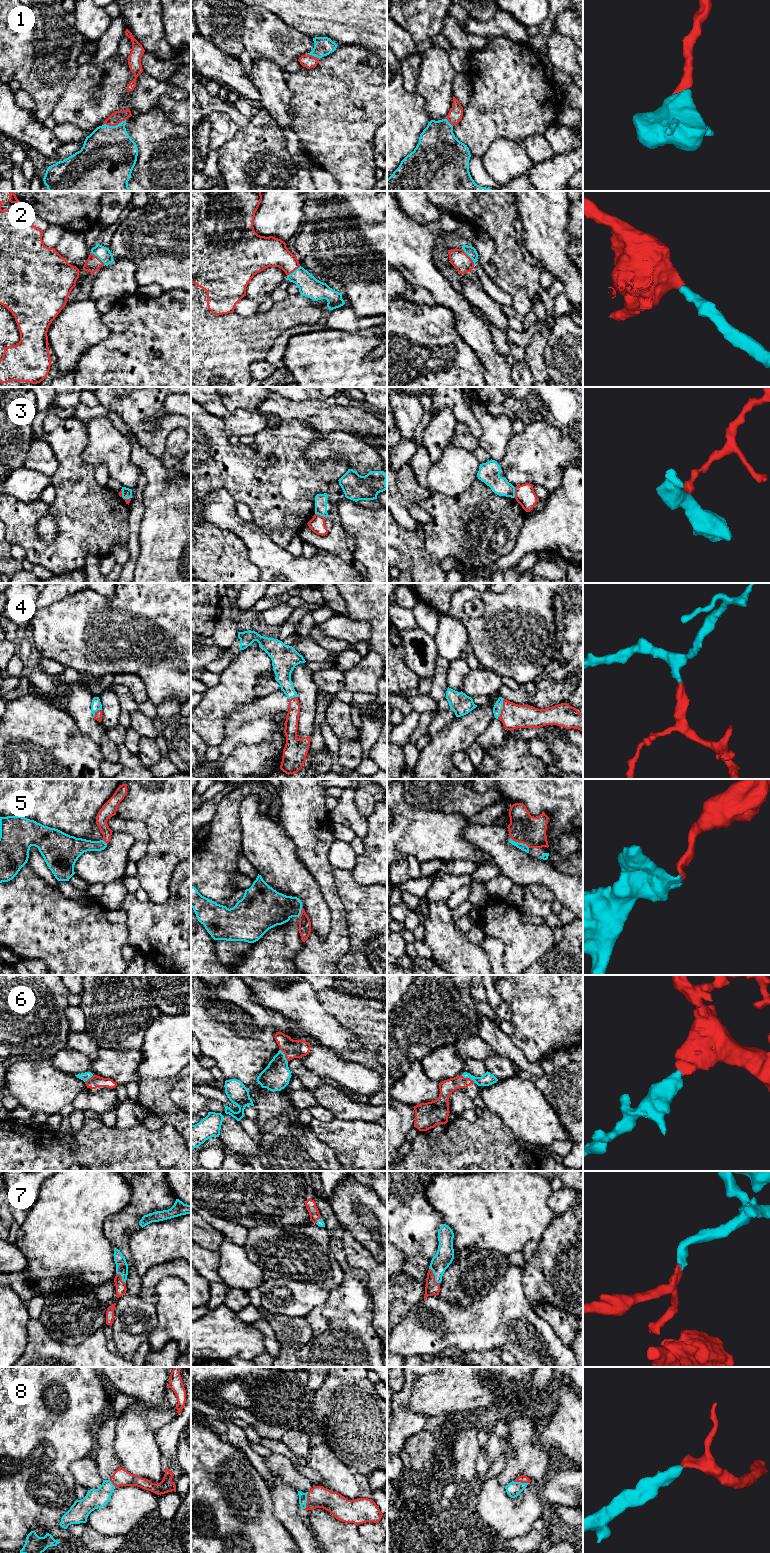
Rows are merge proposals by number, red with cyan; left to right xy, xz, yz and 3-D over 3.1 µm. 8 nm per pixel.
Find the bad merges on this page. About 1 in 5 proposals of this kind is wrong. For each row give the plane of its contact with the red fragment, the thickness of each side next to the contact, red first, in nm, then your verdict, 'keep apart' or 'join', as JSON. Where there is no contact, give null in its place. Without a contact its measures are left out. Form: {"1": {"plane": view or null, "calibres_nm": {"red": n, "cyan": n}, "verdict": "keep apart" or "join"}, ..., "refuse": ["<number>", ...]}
{"1": {"plane": "xy", "calibres_nm": {"red": 100, "cyan": 440}, "verdict": "join"}, "2": {"plane": "yz", "calibres_nm": {"red": 150, "cyan": 80}, "verdict": "join"}, "3": {"plane": "xz", "calibres_nm": {"red": 130, "cyan": 100}, "verdict": "keep apart"}, "4": {"plane": "yz", "calibres_nm": {"red": 200, "cyan": 70}, "verdict": "join"}, "5": {"plane": "yz", "calibres_nm": {"red": 240, "cyan": 60}, "verdict": "join"}, "6": {"plane": "yz", "calibres_nm": {"red": 120, "cyan": 100}, "verdict": "join"}, "7": {"plane": "yz", "calibres_nm": {"red": 110, "cyan": 150}, "verdict": "join"}, "8": {"plane": "xz", "calibres_nm": {"red": 180, "cyan": 60}, "verdict": "join"}, "refuse": ["3"]}

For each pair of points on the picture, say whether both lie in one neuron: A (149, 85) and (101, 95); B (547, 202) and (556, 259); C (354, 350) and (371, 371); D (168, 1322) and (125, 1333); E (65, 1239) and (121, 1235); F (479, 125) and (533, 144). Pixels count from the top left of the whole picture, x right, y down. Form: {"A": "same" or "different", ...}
{"A": "same", "B": "same", "C": "same", "D": "different", "E": "different", "F": "different"}

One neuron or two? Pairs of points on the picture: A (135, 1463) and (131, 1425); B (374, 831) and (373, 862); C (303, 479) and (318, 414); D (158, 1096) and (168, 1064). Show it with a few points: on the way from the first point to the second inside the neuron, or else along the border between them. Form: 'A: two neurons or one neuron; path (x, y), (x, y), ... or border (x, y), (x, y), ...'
A: one neuron; path (135, 1454), (135, 1434)
B: one neuron; path (374, 839), (373, 854)
C: two neurons; border (293, 419), (308, 422), (320, 433)
D: two neurons; border (180, 1070), (175, 1076), (141, 1080)

